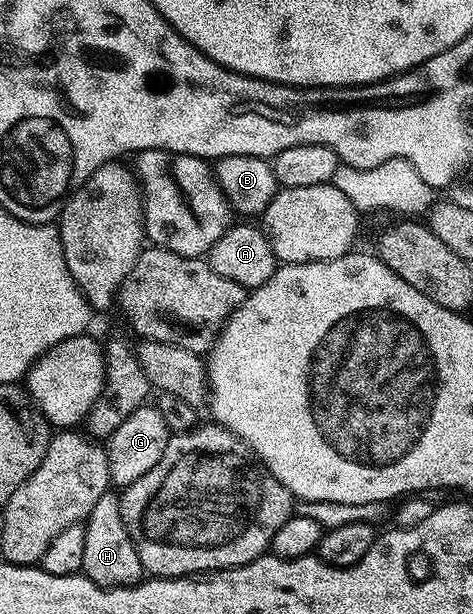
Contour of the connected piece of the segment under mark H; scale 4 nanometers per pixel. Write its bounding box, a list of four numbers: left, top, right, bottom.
[81,491,143,588]

